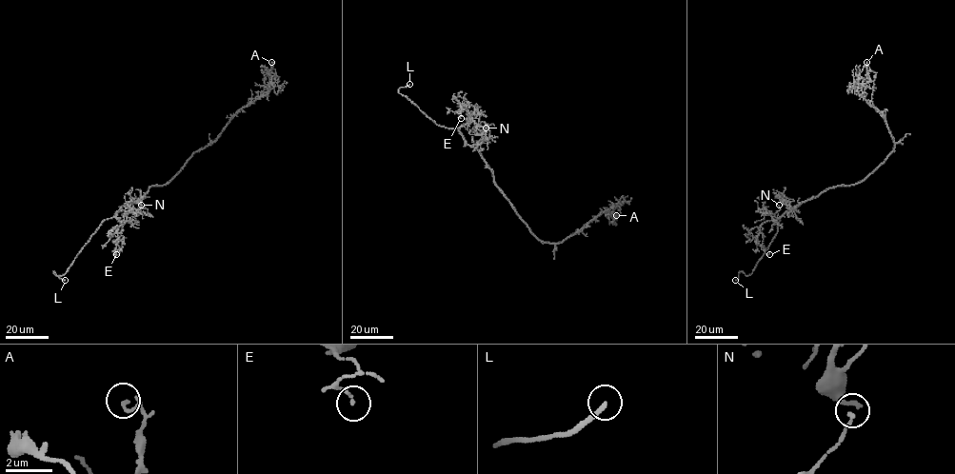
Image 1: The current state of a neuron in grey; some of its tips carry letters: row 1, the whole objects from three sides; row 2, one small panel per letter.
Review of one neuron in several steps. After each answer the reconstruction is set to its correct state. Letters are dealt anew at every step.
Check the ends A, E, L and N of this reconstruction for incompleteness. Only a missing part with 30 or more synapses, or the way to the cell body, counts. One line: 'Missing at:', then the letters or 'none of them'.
Missing at: L

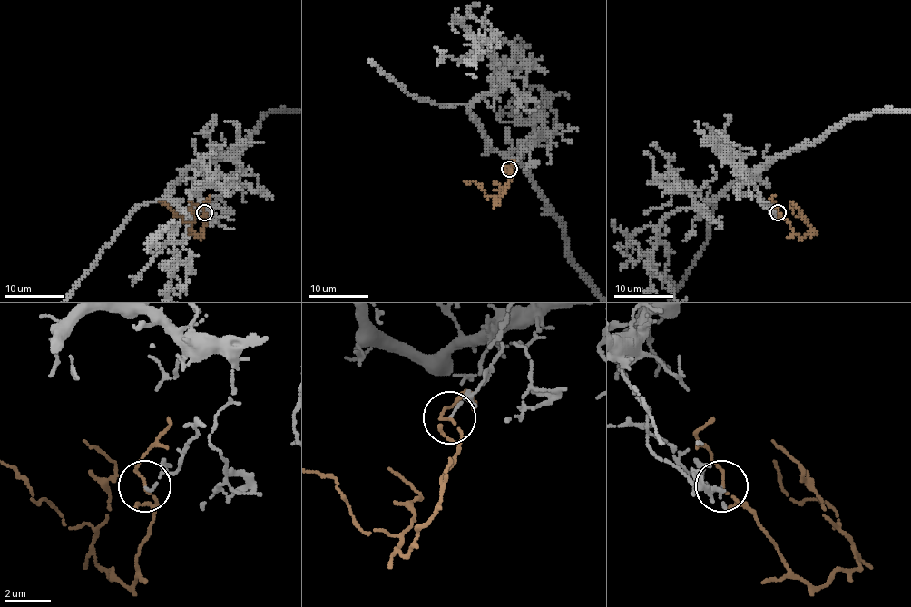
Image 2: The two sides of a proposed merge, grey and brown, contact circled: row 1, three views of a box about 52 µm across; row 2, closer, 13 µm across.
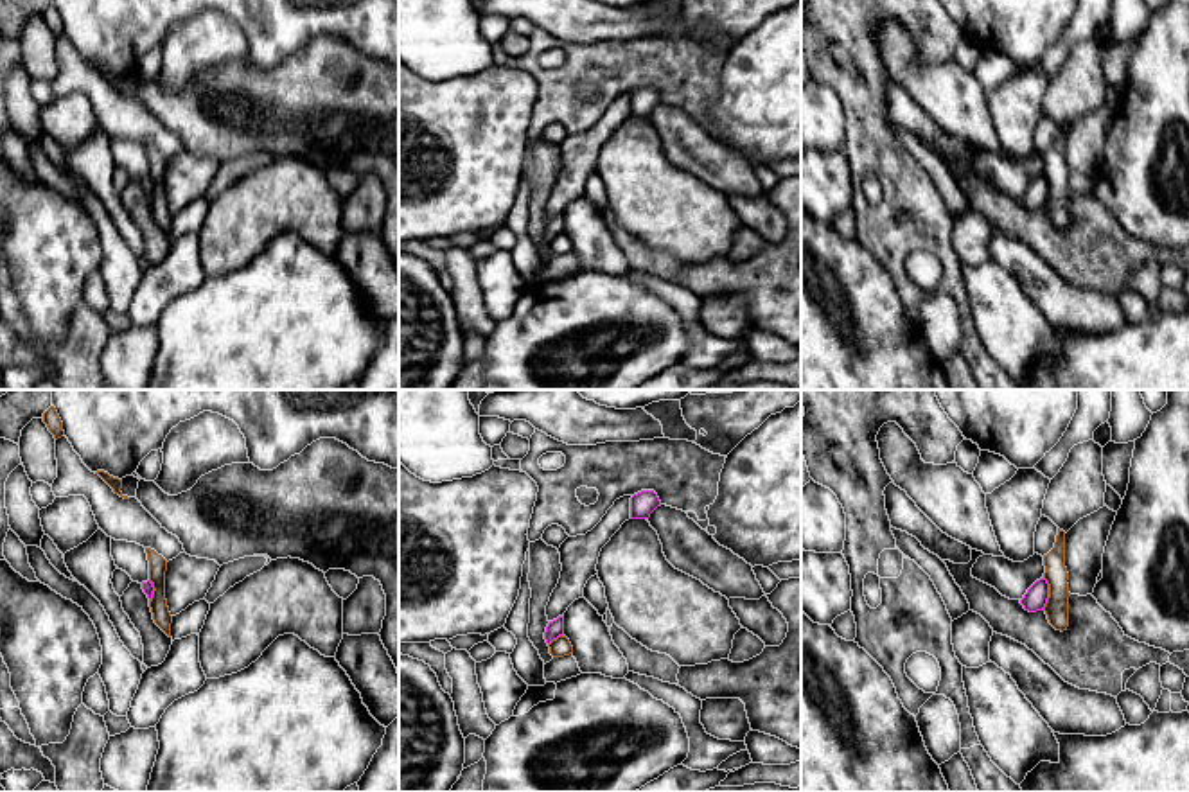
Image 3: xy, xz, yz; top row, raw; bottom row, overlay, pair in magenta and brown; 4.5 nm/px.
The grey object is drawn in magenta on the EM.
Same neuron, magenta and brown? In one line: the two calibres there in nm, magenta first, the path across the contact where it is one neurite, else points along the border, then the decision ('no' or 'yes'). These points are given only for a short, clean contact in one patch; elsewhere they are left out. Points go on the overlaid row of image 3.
100 nm thick on the magenta side, 110 nm on the other; border along yz (1044, 577), (1048, 602), (1042, 609); no

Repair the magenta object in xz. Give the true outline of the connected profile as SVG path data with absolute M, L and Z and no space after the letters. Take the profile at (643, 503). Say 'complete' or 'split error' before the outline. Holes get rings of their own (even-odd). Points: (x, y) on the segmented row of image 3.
complete | M641 490L630 497L630 519L648 519L657 506L661 506L657 494Z

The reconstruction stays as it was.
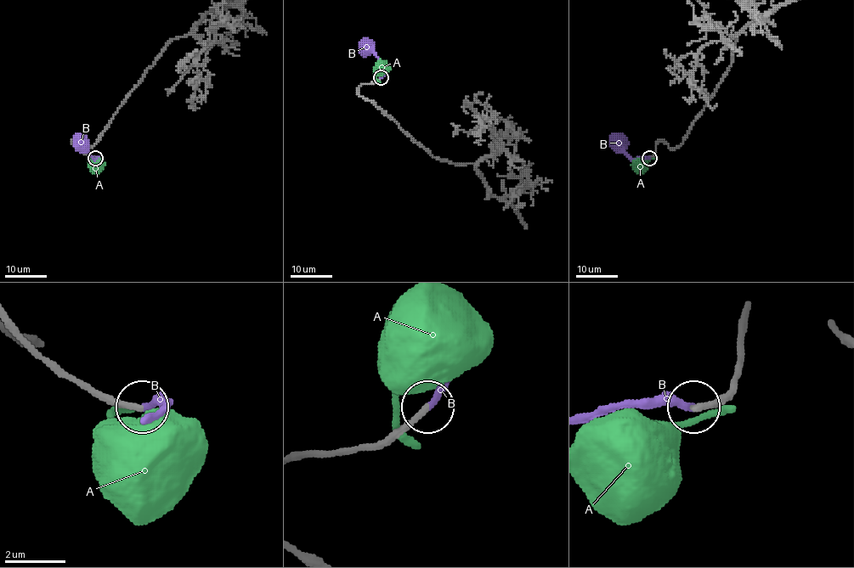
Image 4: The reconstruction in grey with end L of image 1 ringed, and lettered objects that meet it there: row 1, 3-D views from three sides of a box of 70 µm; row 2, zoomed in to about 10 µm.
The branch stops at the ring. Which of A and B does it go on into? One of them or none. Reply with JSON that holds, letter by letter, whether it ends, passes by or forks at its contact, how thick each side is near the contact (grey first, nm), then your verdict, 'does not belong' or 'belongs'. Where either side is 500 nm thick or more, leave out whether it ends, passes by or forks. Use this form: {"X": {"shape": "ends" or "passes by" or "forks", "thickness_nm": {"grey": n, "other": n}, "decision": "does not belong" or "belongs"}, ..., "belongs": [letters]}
{"A": {"shape": "ends", "thickness_nm": {"grey": 300, "other": 320}, "decision": "does not belong"}, "B": {"shape": "ends", "thickness_nm": {"grey": 200, "other": 200}, "decision": "belongs"}, "belongs": ["B"]}

